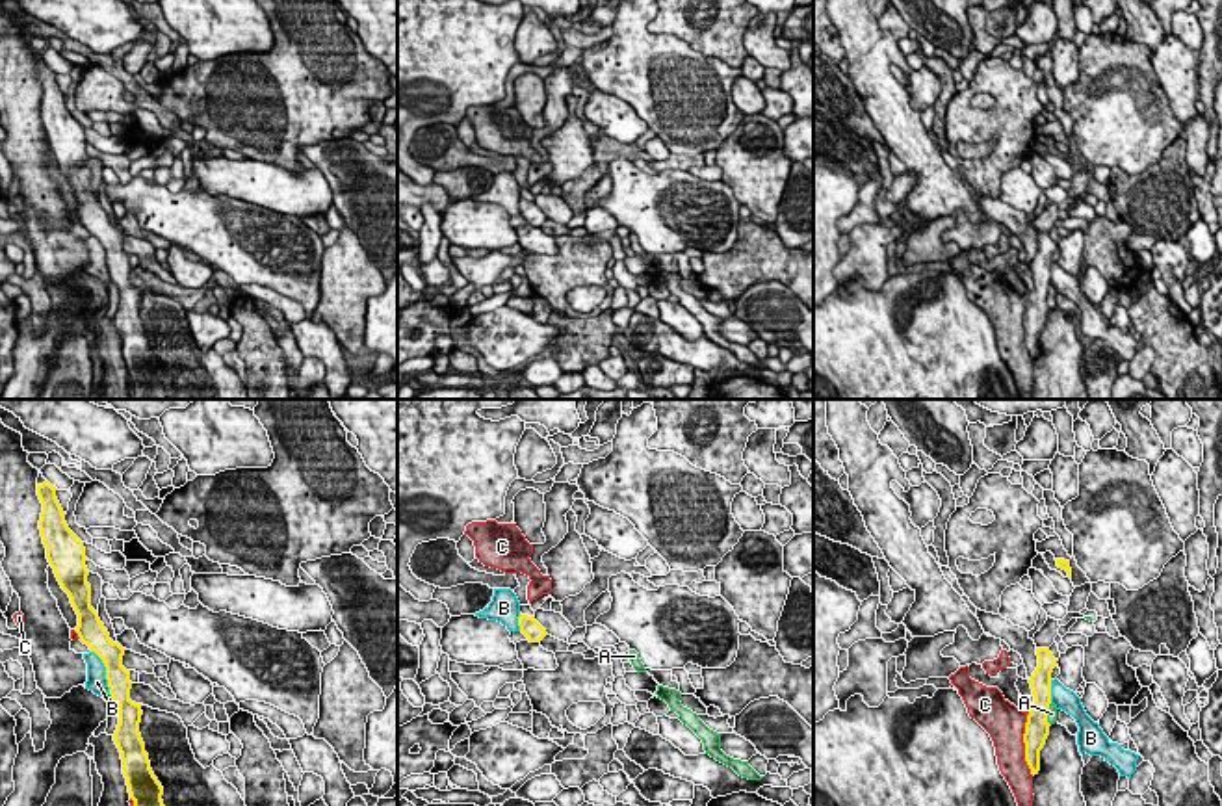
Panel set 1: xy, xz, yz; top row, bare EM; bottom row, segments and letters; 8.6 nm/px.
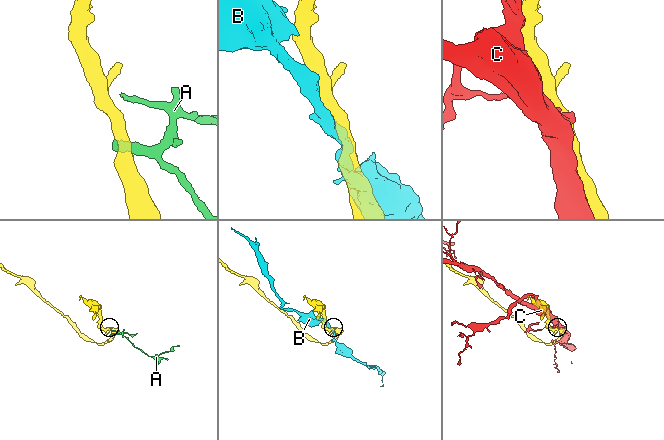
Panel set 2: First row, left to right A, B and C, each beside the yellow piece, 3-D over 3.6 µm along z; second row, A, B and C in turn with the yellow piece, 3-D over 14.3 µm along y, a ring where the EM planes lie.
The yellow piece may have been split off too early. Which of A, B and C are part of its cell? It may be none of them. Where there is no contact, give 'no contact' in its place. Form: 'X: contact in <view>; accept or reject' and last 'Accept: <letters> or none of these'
A: contact in yz; reject
B: contact in xy; reject
C: contact in yz; reject
Accept: none of these

